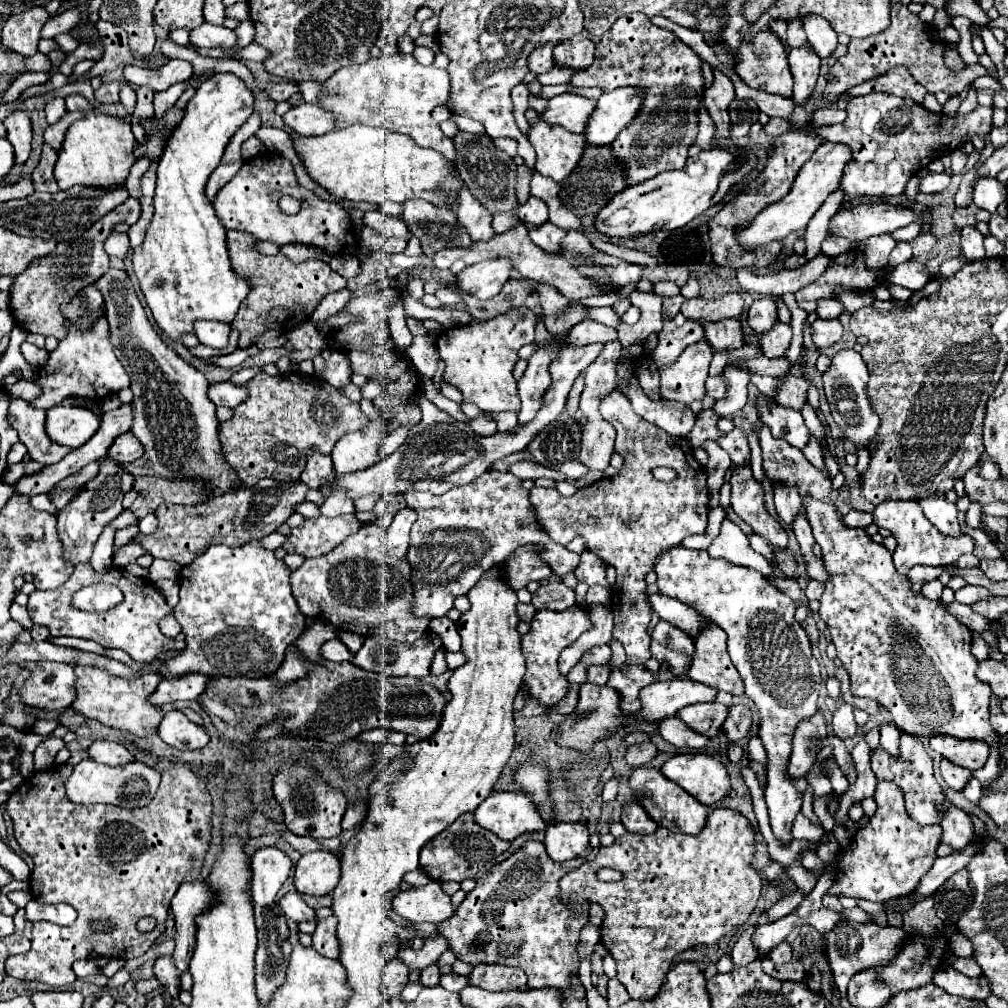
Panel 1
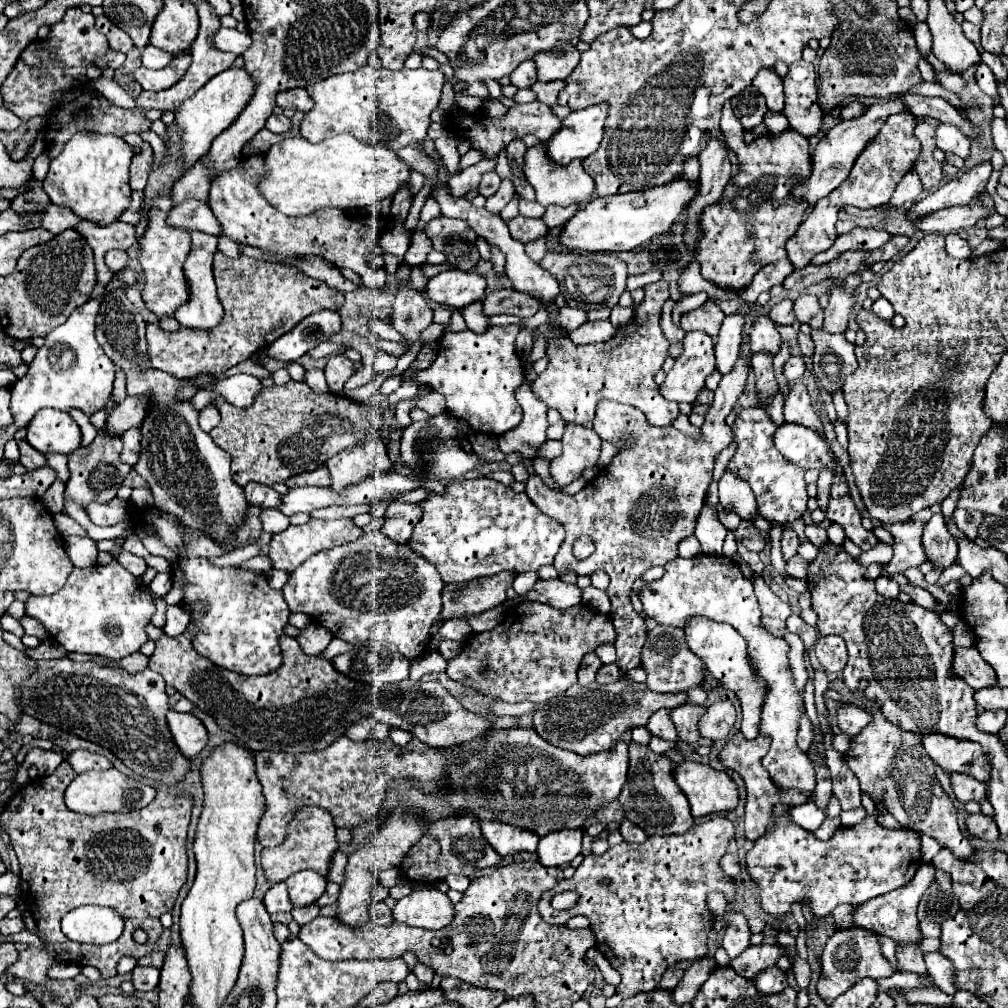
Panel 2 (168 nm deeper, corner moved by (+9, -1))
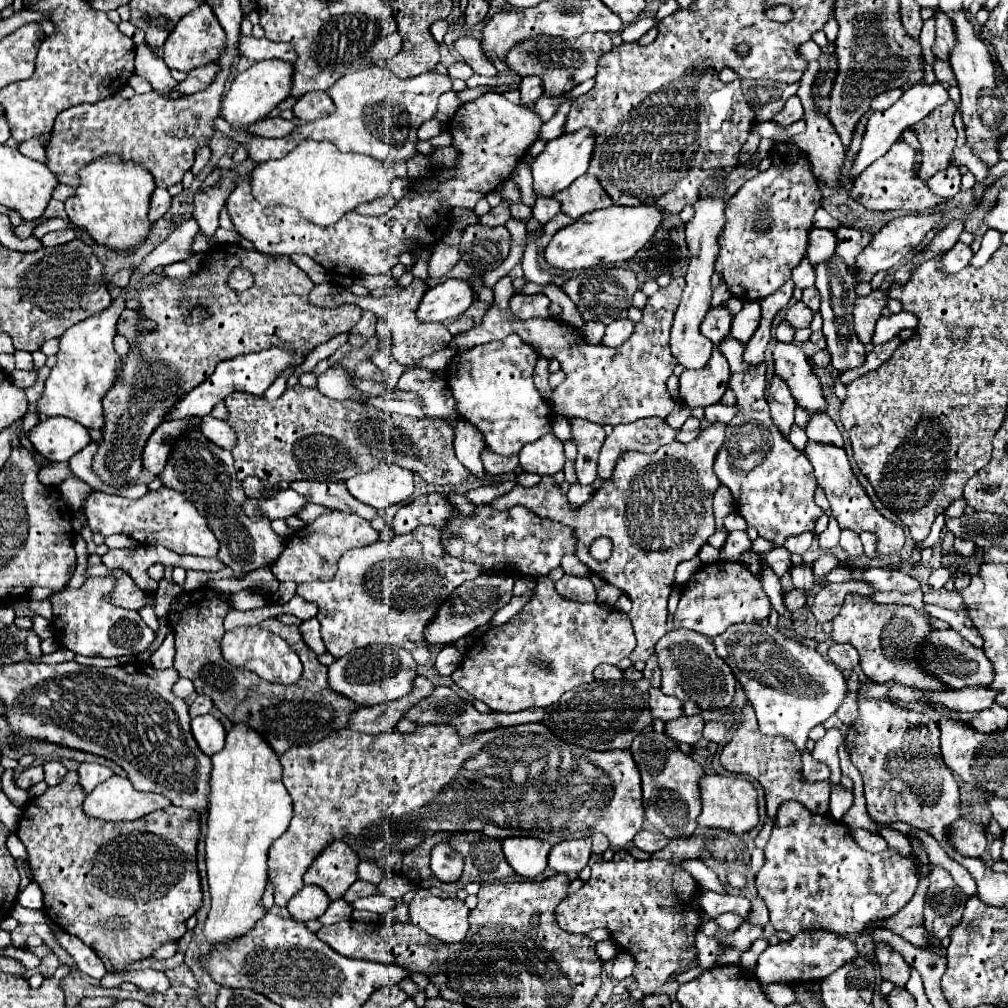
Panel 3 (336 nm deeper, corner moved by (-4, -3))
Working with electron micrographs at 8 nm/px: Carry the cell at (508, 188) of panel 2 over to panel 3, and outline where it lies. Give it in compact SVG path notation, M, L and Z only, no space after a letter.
M501 204L501 206L489 210L485 216L479 216L477 224L483 224L483 226L501 226L501 224L505 224L509 218L511 218L509 204Z

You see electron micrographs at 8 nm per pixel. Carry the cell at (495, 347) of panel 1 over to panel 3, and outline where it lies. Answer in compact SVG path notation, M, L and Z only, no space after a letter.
M511 334L501 342L457 352L449 366L447 382L457 400L459 416L473 424L483 434L487 448L499 456L519 454L527 442L551 432L551 406L541 398L531 378L537 358L533 346Z

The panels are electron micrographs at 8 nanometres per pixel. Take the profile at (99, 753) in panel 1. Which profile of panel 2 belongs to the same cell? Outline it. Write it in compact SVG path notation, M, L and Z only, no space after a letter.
M74 750L68 756L70 766L76 770L76 774L82 774L86 770L108 770L112 768L112 762L96 752L88 752L88 750Z

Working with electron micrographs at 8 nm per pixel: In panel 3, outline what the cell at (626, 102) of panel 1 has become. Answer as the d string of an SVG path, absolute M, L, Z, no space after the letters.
M581 128L573 134L563 134L555 140L549 140L543 148L543 152L533 160L531 172L533 172L533 192L535 196L553 196L555 192L565 190L575 178L587 172L589 160L593 156L593 136L587 128Z

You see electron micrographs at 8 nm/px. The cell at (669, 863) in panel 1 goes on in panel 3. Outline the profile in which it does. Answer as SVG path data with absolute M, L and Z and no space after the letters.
M691 836L691 838L677 838L671 840L669 846L655 852L649 860L637 860L633 858L625 848L615 850L613 860L599 860L591 866L591 878L589 882L565 898L557 906L557 924L565 928L571 934L587 934L595 928L605 928L611 932L611 938L627 952L631 952L637 960L637 966L633 970L633 978L637 980L643 994L653 994L659 986L663 986L673 974L679 974L687 968L691 968L697 960L697 952L693 946L693 936L697 932L699 920L701 920L701 908L699 908L699 886L695 880L683 872L681 862L687 858L697 858L699 848L707 842L703 836Z

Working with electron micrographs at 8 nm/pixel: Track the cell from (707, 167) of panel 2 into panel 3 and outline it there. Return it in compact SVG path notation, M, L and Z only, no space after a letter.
M709 178L701 188L701 198L699 198L701 202L695 204L695 218L687 224L687 244L691 250L691 260L689 260L689 268L685 274L687 286L683 290L683 298L675 312L675 320L673 320L673 328L671 328L671 352L677 358L677 362L685 368L703 368L709 362L711 350L713 350L713 342L709 342L709 338L705 338L699 332L699 324L711 304L711 292L713 292L711 274L715 272L713 262L719 252L717 238L725 226L723 192L725 192L725 180Z

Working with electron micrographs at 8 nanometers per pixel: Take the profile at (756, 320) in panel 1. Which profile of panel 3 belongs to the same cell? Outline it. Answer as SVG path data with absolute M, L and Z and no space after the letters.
M777 342L773 358L775 358L775 376L779 376L789 386L797 406L801 406L809 414L825 412L827 402L821 392L821 382L803 350L793 342L791 344Z

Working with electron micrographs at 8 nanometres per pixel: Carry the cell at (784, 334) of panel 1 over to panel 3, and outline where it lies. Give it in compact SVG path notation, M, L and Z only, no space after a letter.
M773 376L771 386L769 386L769 396L767 396L769 408L771 408L771 418L775 426L781 430L781 434L787 438L793 426L793 412L795 412L795 402L793 396L789 394L785 382L781 378Z

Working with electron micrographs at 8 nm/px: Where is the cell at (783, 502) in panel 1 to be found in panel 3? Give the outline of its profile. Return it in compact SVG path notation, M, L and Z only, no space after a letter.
M807 564L793 566L791 568L791 578L793 578L793 586L797 590L801 590L805 594L805 598L809 598L811 590L813 590L813 570Z

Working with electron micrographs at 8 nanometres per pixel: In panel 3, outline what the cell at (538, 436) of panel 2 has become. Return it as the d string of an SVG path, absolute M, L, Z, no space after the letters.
M553 434L541 436L519 452L519 466L537 476L555 476L565 466L563 444Z

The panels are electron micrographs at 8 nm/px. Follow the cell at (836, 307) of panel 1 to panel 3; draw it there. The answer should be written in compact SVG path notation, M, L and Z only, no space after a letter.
M795 302L793 306L789 306L789 308L787 308L785 322L787 322L793 330L809 328L811 320L813 320L813 312L811 312L803 302Z

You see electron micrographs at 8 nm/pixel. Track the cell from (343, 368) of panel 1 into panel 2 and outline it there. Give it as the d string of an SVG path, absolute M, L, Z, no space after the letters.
M336 354L328 360L326 364L326 382L330 392L342 394L344 382L354 374L354 364L344 356L344 354Z

